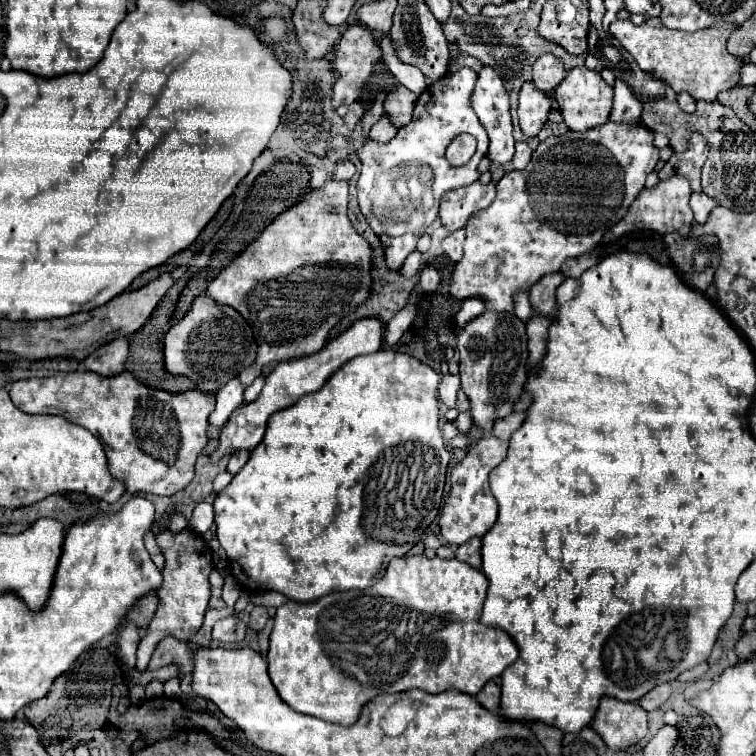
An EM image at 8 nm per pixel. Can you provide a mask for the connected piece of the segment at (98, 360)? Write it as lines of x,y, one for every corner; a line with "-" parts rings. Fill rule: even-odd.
117,337
113,339
111,343
99,347
97,351
93,351
85,361
85,369
89,371
95,371
95,373
101,373
105,377
111,377
111,375
117,375
123,371
123,365
125,365
125,359
127,359
127,339
125,337

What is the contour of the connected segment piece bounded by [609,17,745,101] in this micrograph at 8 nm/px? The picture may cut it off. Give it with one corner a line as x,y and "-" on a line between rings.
655,17
645,19
641,25
635,25
629,19
617,19
611,23
609,31
633,55
643,71
665,79
675,89
675,93
687,91
697,101
715,101
721,91
739,83
741,69
745,65
745,61
727,53
729,32
735,28
732,23
719,23
697,33
687,33
665,29
661,19

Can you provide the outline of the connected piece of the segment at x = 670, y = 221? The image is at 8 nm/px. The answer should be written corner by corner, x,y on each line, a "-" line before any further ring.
669,177
665,181
659,181
655,187
651,189
643,189
637,199
633,201
633,205
629,207
629,213
605,235
603,243
607,241
613,241
625,233
631,233
635,229
651,229
651,231
657,231
661,235
665,233
671,233
671,231
679,231
683,235
689,235
691,233
691,223
693,223
693,211
689,207
689,195
691,195
691,189
689,189
689,179
685,177

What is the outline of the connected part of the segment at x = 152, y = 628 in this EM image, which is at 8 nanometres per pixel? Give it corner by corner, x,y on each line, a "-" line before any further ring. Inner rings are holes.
165,531
157,535
157,545
161,547
165,555
165,569
163,569
163,585
157,589
159,597
159,609
149,623
147,635
139,641
137,645
137,669
143,671
151,659
151,653
155,651
157,643
165,639
167,635
179,639
179,641
189,641
199,627
203,625
203,615
207,611
209,603
209,573
213,569
211,561
211,549
193,531
181,531
173,535
171,531

